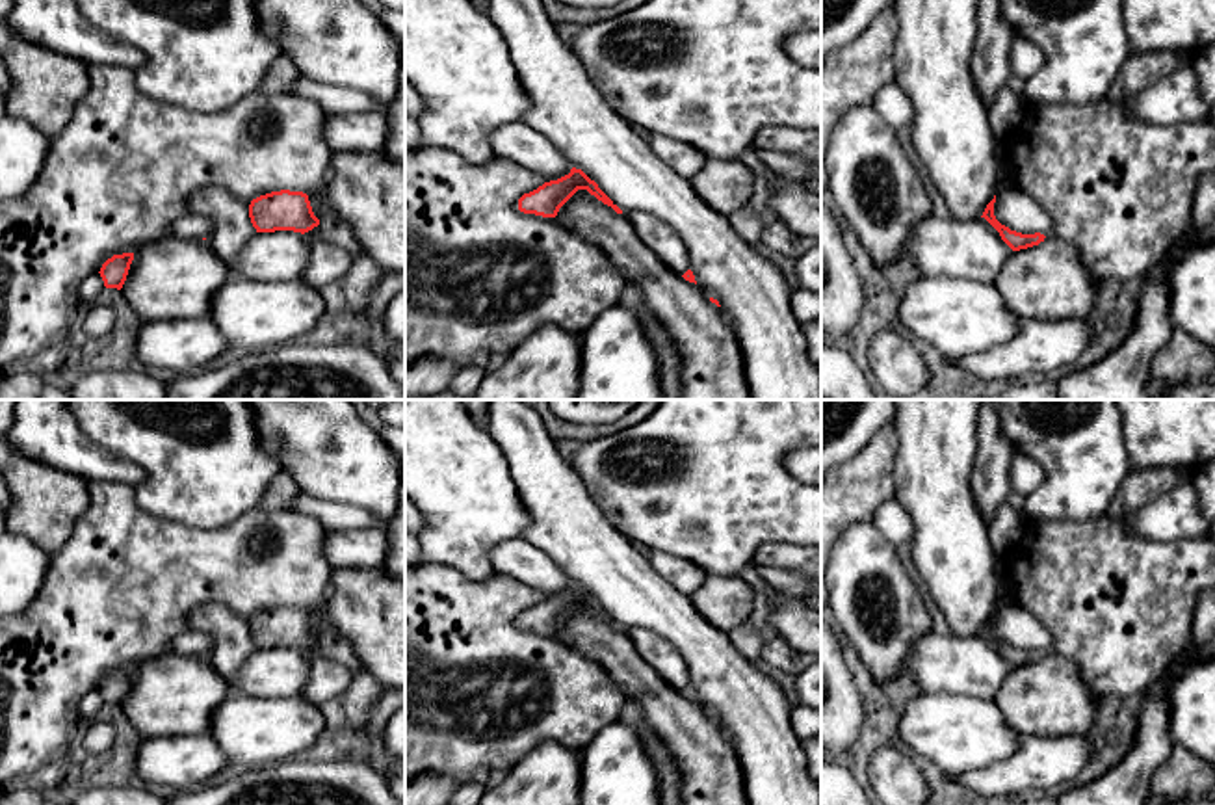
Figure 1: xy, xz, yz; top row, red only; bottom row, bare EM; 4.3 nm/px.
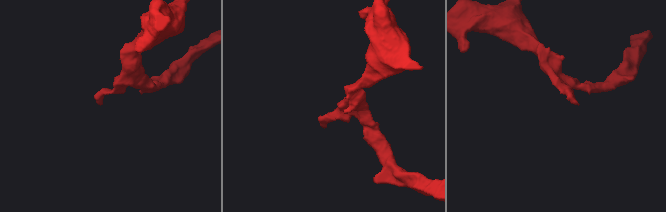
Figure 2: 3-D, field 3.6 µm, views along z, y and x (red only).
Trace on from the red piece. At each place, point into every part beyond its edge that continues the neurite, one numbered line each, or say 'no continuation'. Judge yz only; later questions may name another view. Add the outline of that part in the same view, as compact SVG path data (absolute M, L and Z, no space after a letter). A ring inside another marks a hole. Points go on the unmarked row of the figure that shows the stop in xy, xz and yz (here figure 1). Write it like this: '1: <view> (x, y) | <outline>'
no continuation

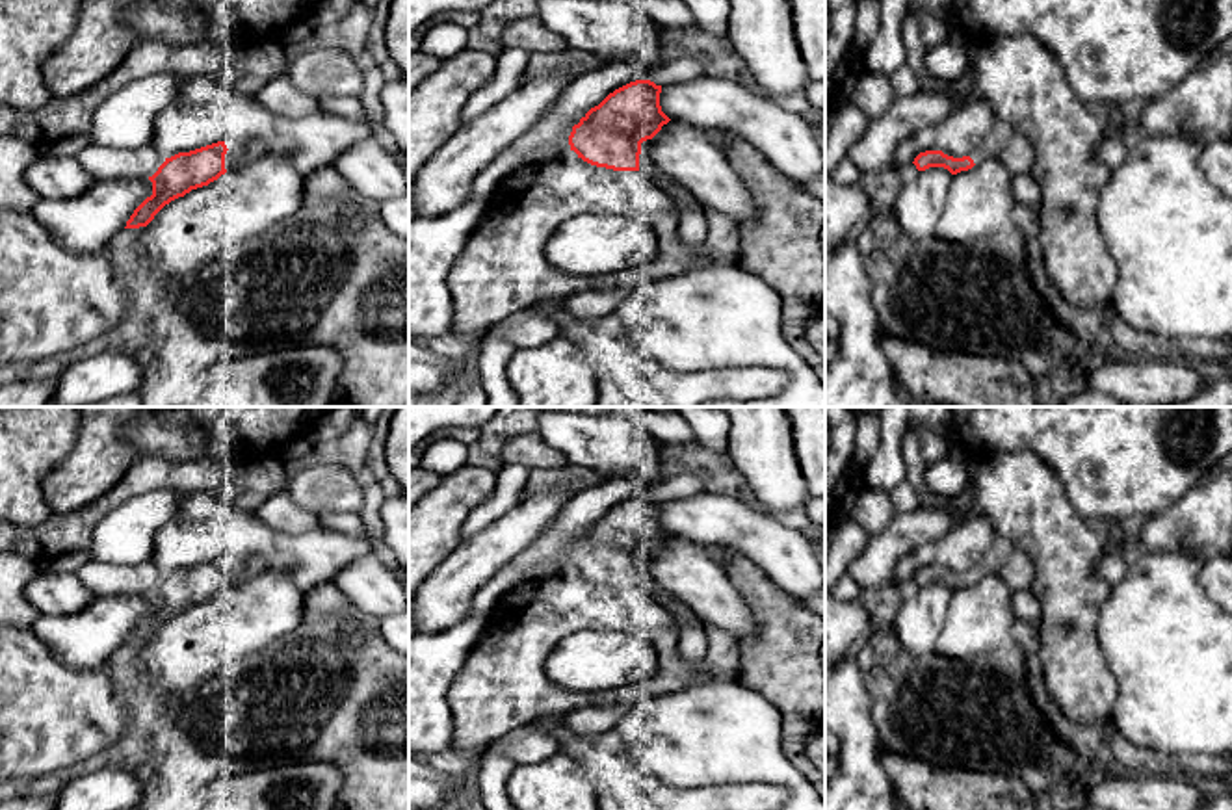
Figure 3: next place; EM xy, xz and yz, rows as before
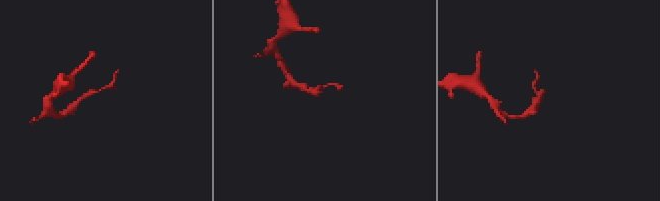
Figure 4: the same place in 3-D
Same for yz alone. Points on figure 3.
1: yz (1004, 558) | M996 537L983 559L968 572L976 581L998 574L1011 591L1026 591L1035 580L1033 559L1003 537Z

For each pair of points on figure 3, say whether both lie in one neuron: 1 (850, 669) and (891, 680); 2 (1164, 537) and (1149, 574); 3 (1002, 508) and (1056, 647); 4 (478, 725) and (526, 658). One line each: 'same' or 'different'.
1: different
2: different
3: same
4: same

